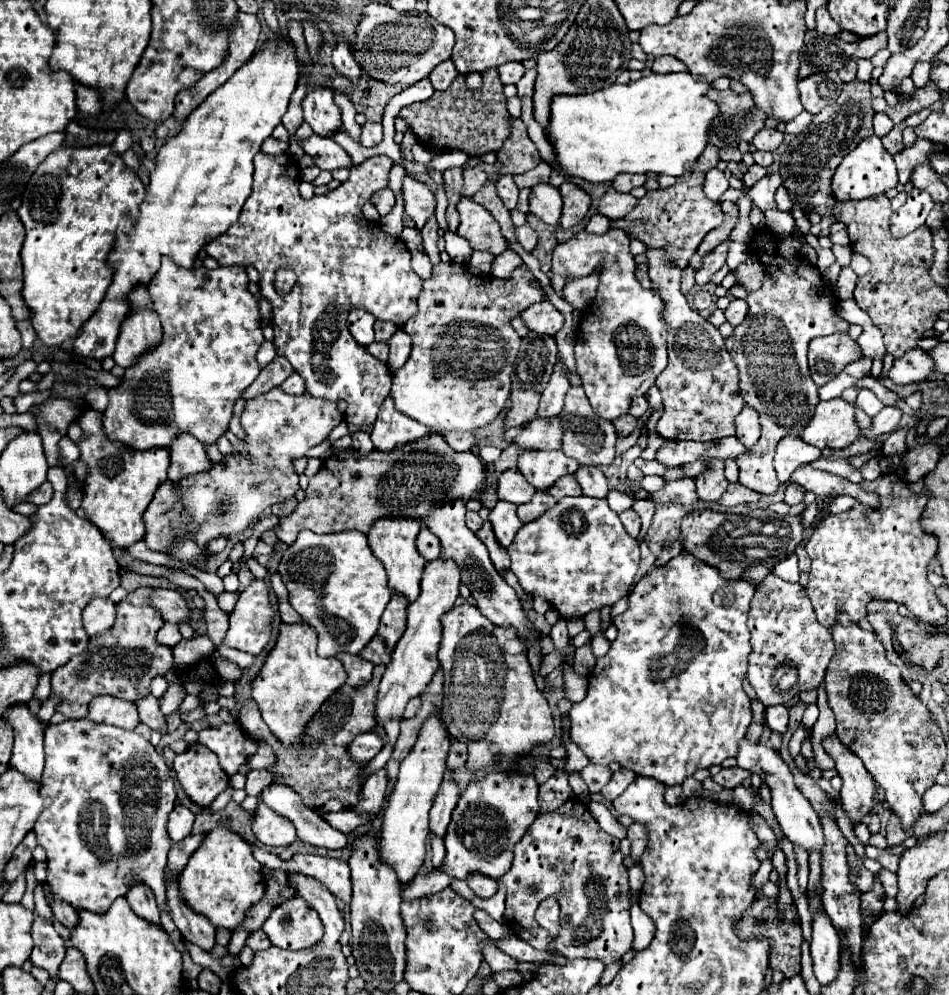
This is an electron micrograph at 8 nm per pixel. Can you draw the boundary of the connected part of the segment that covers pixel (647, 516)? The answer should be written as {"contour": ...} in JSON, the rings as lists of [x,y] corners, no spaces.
{"contour":[[[640,499],[633,505],[633,510],[641,517],[642,526],[640,533],[637,537],[638,543],[642,542],[646,537],[648,529],[652,523],[652,519],[655,513],[655,504],[649,499]]]}

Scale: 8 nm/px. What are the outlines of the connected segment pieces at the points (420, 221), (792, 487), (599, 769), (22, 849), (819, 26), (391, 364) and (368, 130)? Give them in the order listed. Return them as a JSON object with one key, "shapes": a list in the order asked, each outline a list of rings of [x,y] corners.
{"shapes":[[[[406,176],[402,180],[402,198],[404,198],[404,210],[406,214],[416,222],[416,228],[422,230],[426,220],[436,210],[434,194],[428,190],[426,184],[414,180],[412,176]]],[[[788,484],[788,486],[786,486],[784,502],[786,502],[788,506],[798,504],[802,498],[804,498],[804,488],[802,488],[802,486],[798,486],[798,484]]],[[[588,764],[586,768],[582,768],[580,776],[582,776],[582,778],[584,778],[584,782],[588,784],[588,792],[590,792],[590,794],[596,794],[596,792],[600,792],[600,790],[608,784],[608,780],[610,780],[612,772],[608,770],[608,766]]],[[[30,832],[30,834],[22,840],[22,844],[14,850],[14,856],[10,858],[10,864],[6,866],[6,882],[14,882],[16,876],[18,876],[20,872],[24,872],[24,868],[32,862],[32,850],[34,850],[36,844],[38,844],[38,842],[36,842],[36,834]]],[[[818,8],[816,10],[816,30],[820,34],[826,34],[826,36],[836,36],[842,32],[840,24],[836,24],[832,20],[832,16],[828,16],[828,10],[826,8]]],[[[398,330],[390,340],[388,340],[388,348],[390,348],[390,354],[388,354],[388,368],[390,372],[398,370],[410,356],[410,350],[412,350],[412,340],[406,332]]],[[[366,122],[362,126],[362,146],[378,146],[382,142],[382,124]]]]}

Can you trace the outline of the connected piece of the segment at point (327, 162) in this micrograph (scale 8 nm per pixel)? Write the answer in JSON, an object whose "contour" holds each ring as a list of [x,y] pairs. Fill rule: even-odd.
{"contour":[[[312,134],[310,138],[302,140],[300,146],[304,152],[314,160],[314,164],[320,170],[334,170],[334,168],[350,168],[352,160],[346,154],[346,150],[336,144],[332,138],[322,138],[318,134]]]}

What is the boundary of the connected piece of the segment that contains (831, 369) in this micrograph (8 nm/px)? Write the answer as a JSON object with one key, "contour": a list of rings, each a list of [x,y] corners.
{"contour":[[[830,334],[810,340],[808,366],[816,386],[824,386],[838,376],[846,364],[862,358],[862,348],[848,334]]]}

